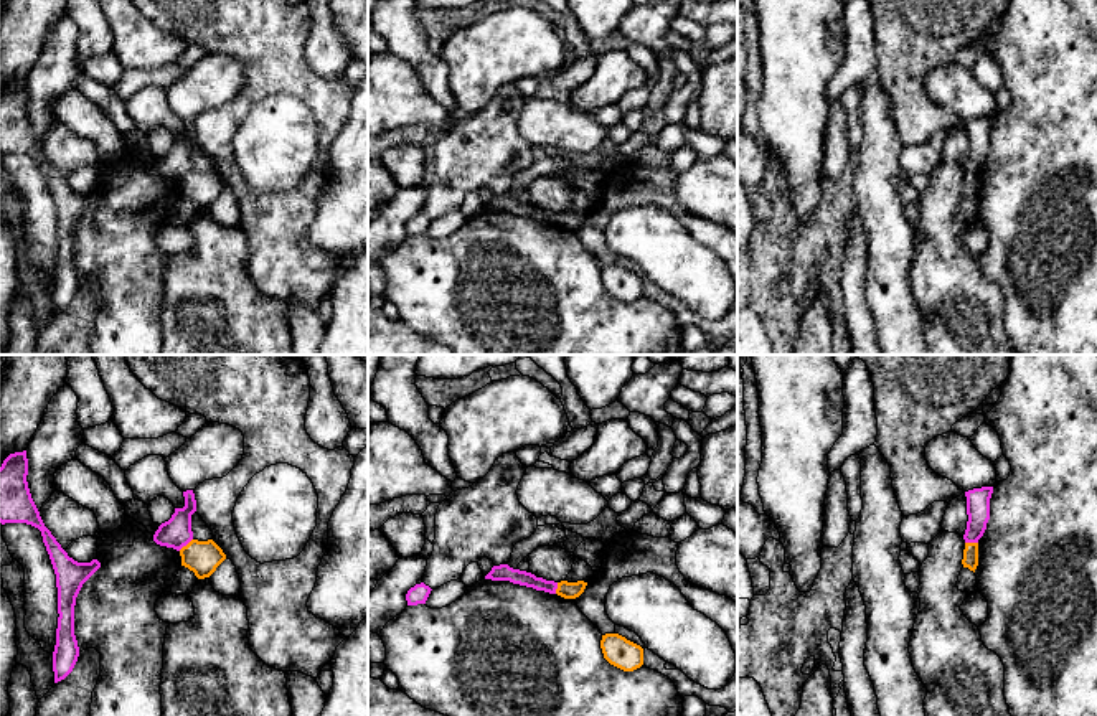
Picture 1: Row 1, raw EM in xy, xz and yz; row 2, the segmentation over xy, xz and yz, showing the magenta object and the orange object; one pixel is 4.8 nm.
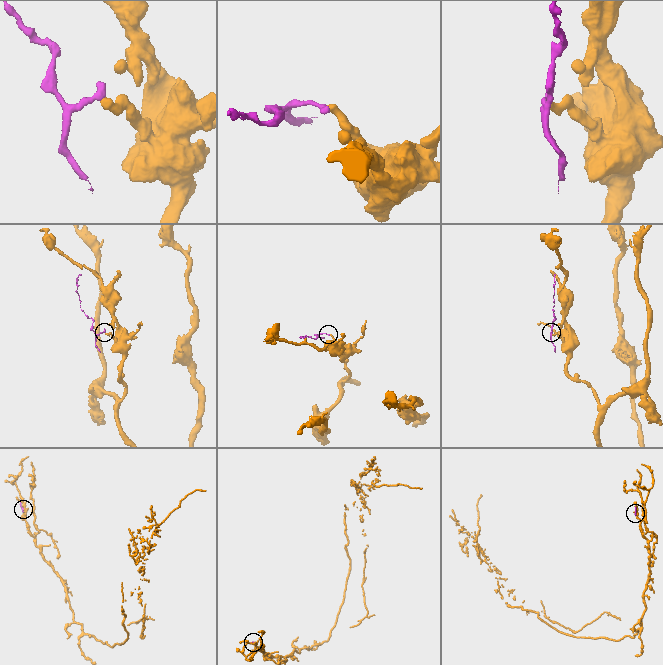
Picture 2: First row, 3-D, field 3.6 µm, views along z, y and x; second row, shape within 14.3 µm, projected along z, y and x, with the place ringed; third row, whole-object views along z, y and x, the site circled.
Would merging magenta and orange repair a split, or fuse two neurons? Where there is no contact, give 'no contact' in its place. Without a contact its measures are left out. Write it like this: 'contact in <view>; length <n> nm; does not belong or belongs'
contact in xy; length 90 nm; does not belong

